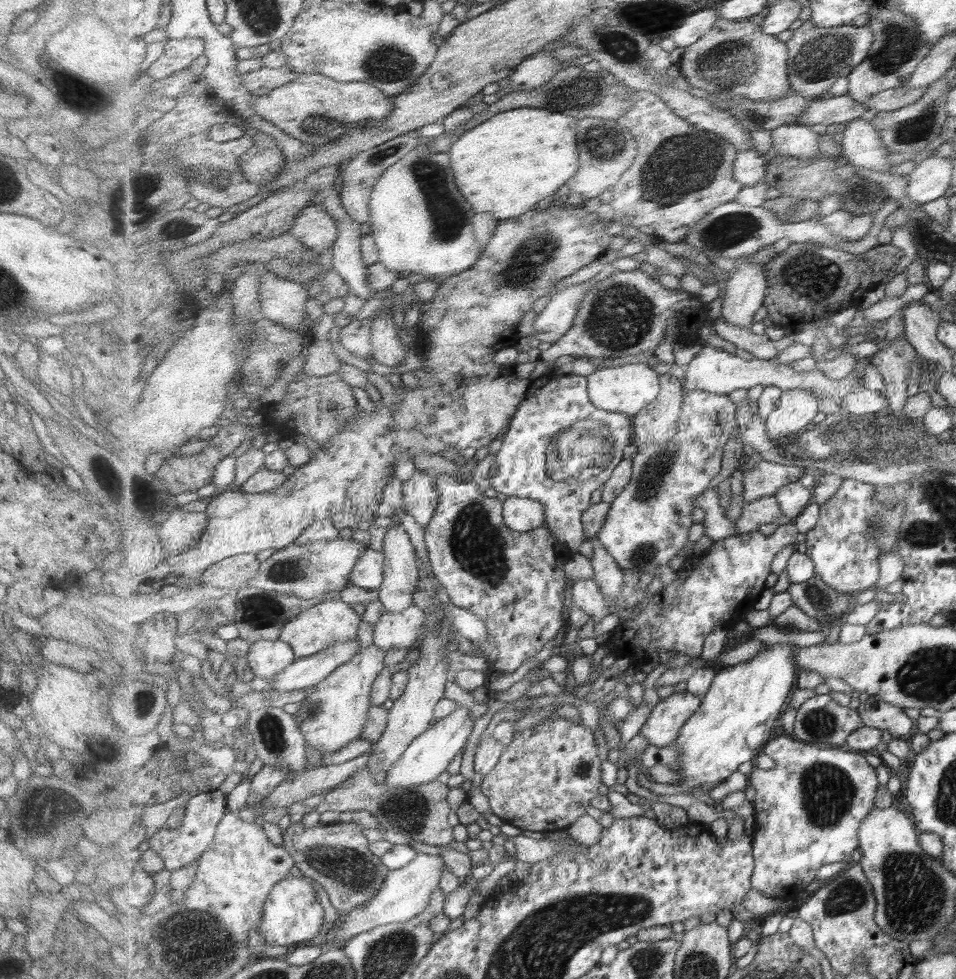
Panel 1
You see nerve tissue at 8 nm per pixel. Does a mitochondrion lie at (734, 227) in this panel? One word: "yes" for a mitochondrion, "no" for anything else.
yes

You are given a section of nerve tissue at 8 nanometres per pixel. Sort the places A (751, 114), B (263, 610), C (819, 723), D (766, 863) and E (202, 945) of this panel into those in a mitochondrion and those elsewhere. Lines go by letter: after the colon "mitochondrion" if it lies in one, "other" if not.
A: mitochondrion
B: mitochondrion
C: mitochondrion
D: other
E: mitochondrion

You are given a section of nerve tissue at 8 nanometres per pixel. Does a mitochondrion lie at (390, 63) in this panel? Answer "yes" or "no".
yes

